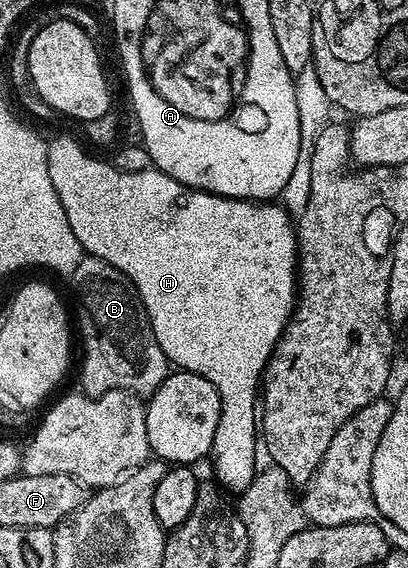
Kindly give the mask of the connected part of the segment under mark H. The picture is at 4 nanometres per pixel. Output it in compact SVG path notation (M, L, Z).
M55 137L47 141L47 162L49 179L53 179L53 191L57 191L57 199L61 199L61 207L65 207L65 219L69 219L69 227L73 227L73 235L77 235L83 250L92 257L105 259L105 263L117 267L117 271L121 271L135 284L153 335L157 343L161 343L161 351L165 351L168 362L182 372L209 379L209 383L217 387L217 395L221 399L221 419L217 419L217 432L213 435L209 461L212 461L211 469L215 472L214 480L224 490L232 489L232 494L235 495L242 493L249 487L249 483L253 483L257 472L255 456L258 455L259 449L261 453L261 437L257 432L257 402L261 397L263 371L276 343L281 339L283 329L291 319L297 300L297 242L292 214L279 203L242 201L232 197L219 197L216 193L206 193L200 189L191 189L154 167L145 171L121 171L110 160L102 161L99 157L90 157L71 137Z

